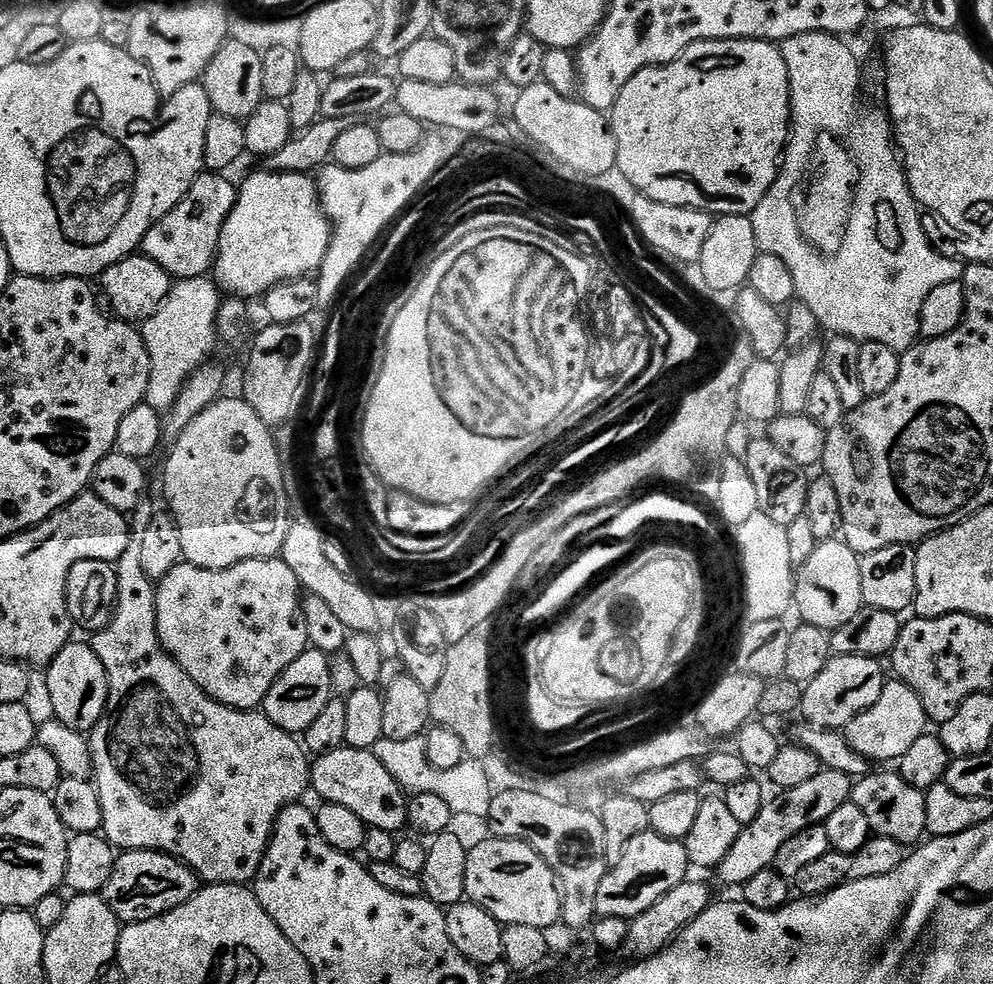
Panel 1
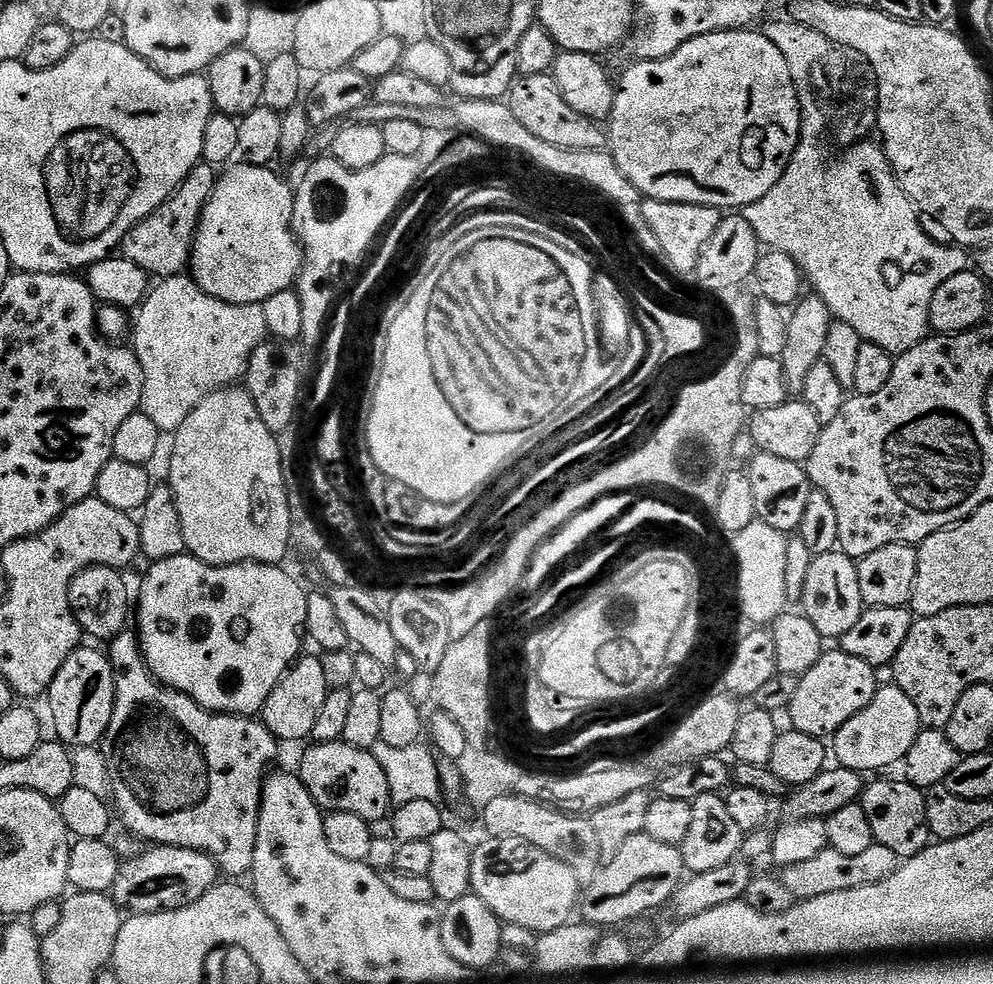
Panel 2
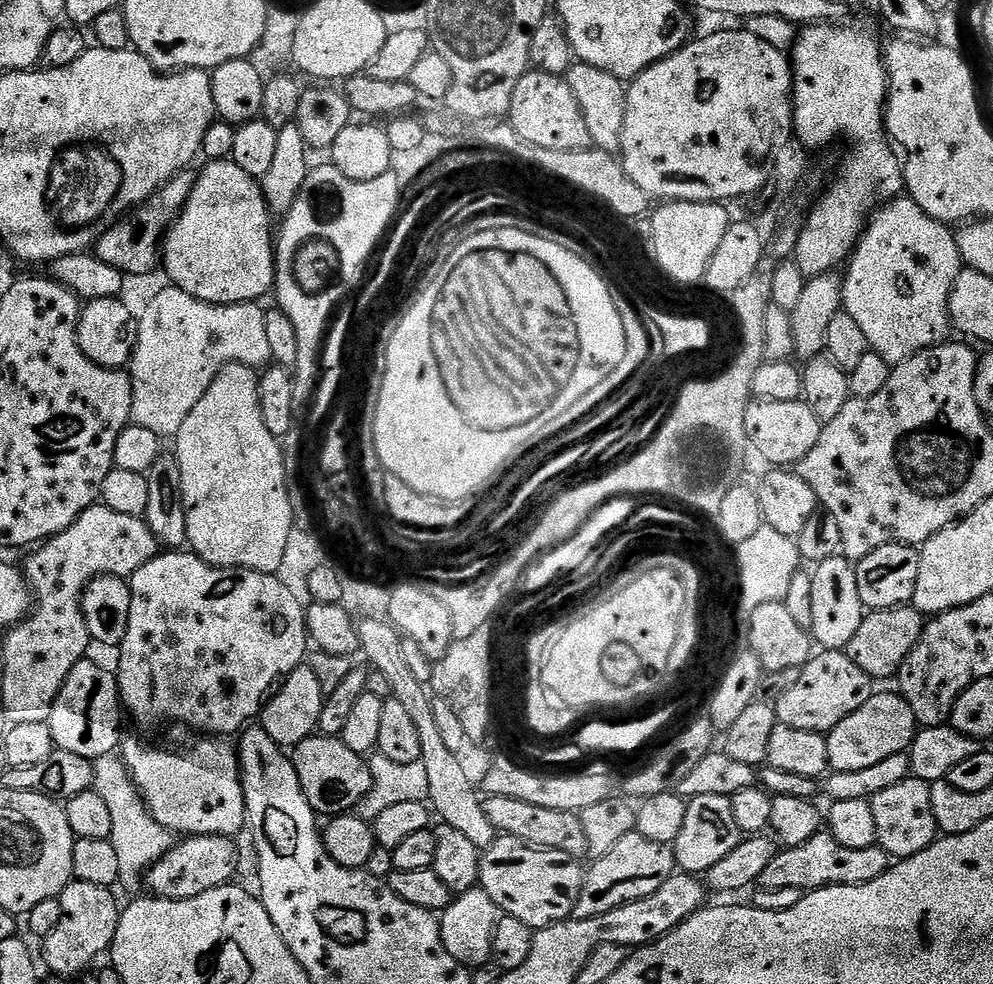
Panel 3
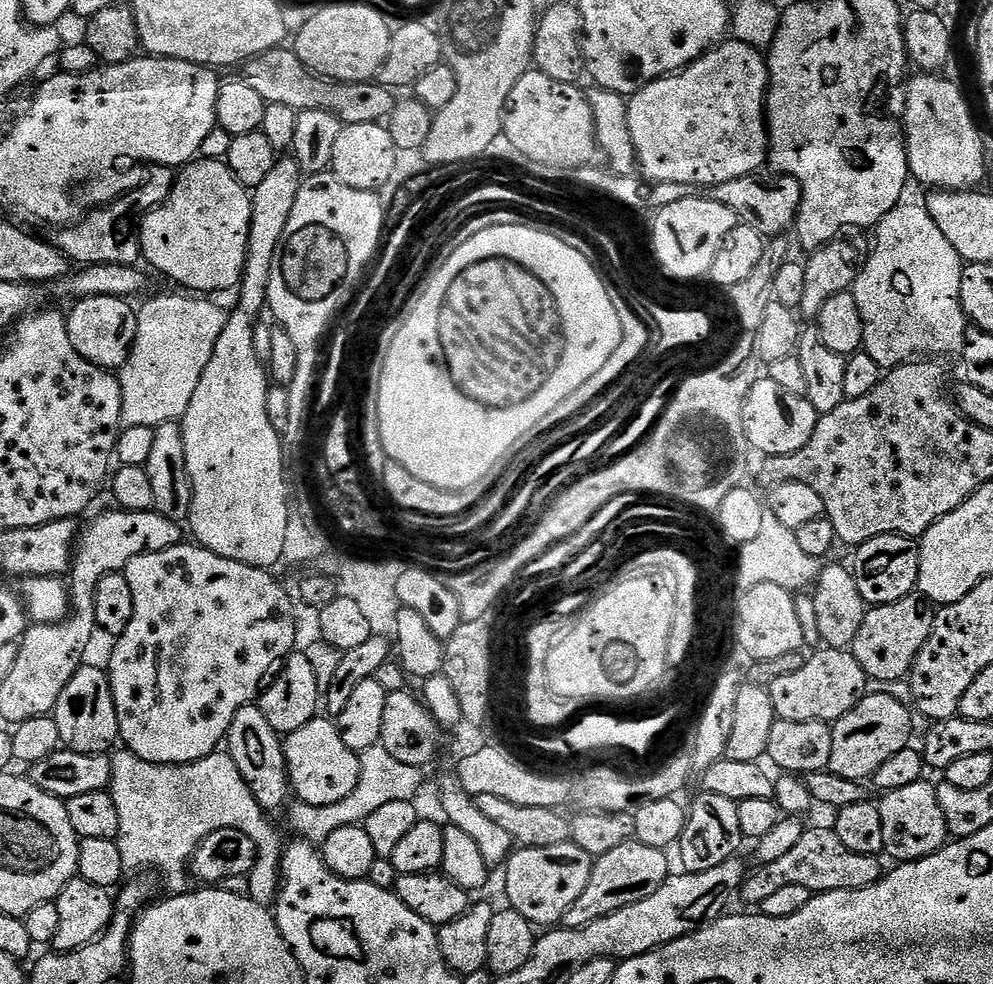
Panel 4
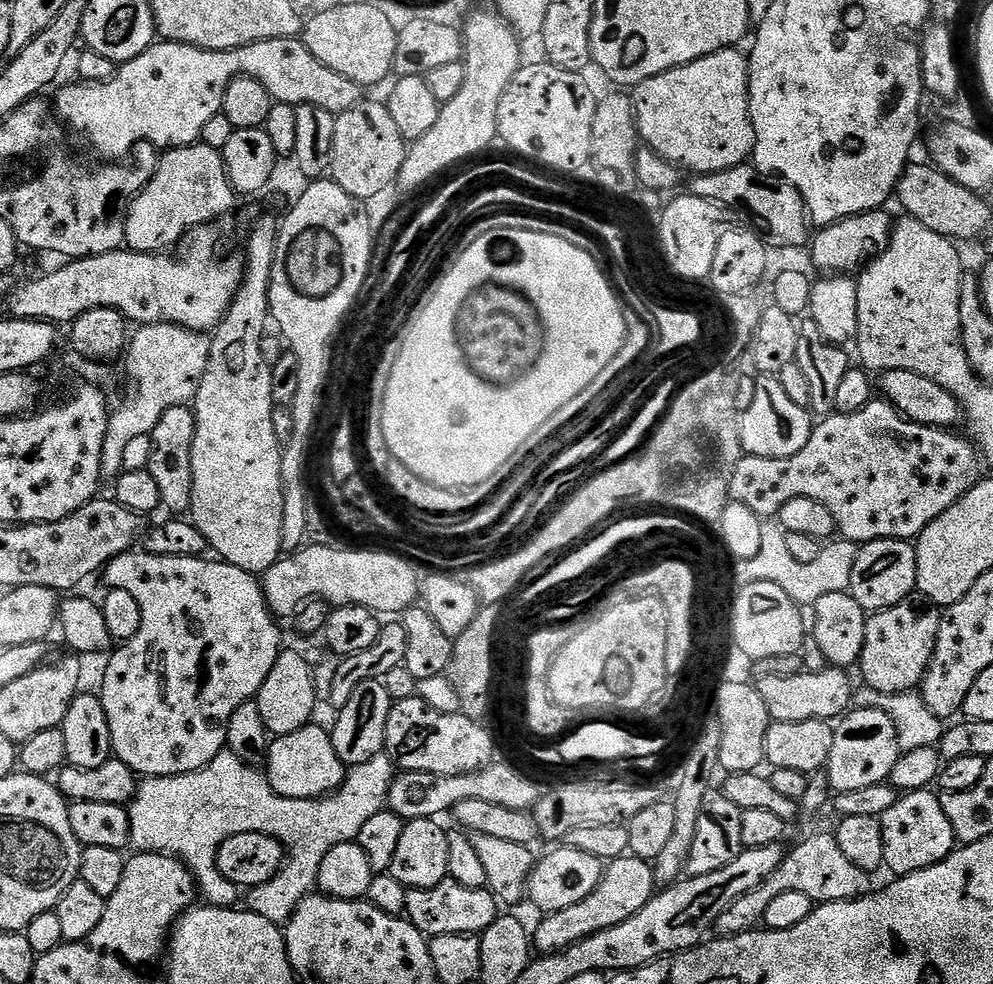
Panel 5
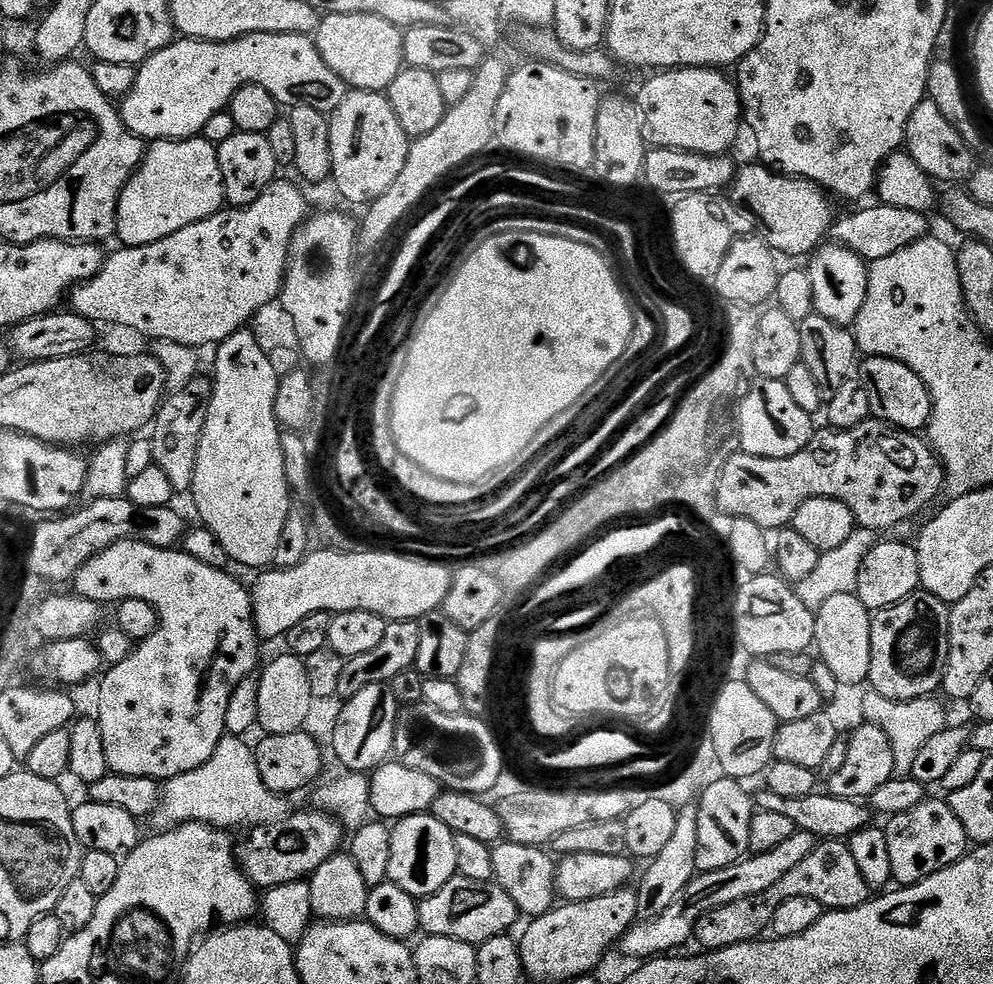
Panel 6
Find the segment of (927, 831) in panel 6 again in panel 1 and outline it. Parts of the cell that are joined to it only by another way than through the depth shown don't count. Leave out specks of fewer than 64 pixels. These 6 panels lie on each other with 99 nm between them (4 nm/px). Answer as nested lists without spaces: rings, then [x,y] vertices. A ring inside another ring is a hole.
[[[869,771],[853,783],[851,803],[862,810],[863,816],[870,821],[870,830],[882,838],[894,838],[894,842],[905,846],[916,846],[925,839],[926,826],[926,798],[919,788],[910,786],[900,777],[899,771],[876,772]]]

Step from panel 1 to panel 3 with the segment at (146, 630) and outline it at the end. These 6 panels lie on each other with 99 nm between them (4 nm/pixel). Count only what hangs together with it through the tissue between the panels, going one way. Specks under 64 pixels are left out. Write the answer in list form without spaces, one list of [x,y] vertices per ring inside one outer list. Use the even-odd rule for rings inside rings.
[[[204,738],[201,740],[204,740],[201,742],[201,744],[196,744],[193,746],[193,748],[186,749],[185,752],[171,752],[171,750],[168,748],[151,748],[151,746],[148,744],[135,744],[134,741],[125,739],[122,744],[122,759],[123,759],[124,765],[128,767],[128,773],[132,775],[132,784],[136,787],[137,792],[140,793],[141,800],[144,801],[144,807],[147,808],[150,815],[153,816],[154,819],[156,819],[156,823],[161,824],[162,827],[164,827],[165,830],[167,830],[169,833],[181,832],[179,835],[184,838],[187,838],[189,836],[229,836],[231,838],[239,837],[238,835],[239,832],[241,831],[243,833],[246,828],[246,821],[248,818],[248,807],[246,806],[246,802],[244,801],[244,787],[242,786],[242,778],[240,777],[240,758],[239,758],[237,749],[233,747],[233,745],[231,748],[231,746],[228,745],[226,741],[224,741],[227,739],[224,739],[224,738]]]

